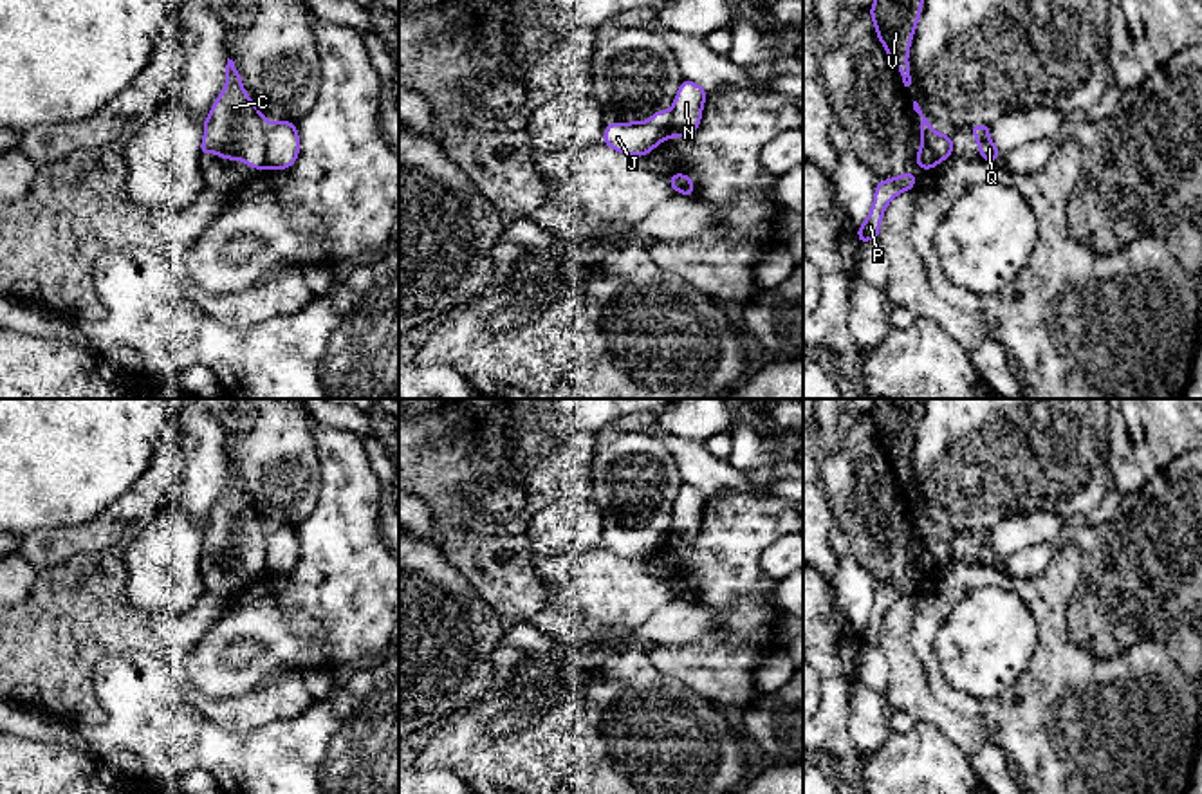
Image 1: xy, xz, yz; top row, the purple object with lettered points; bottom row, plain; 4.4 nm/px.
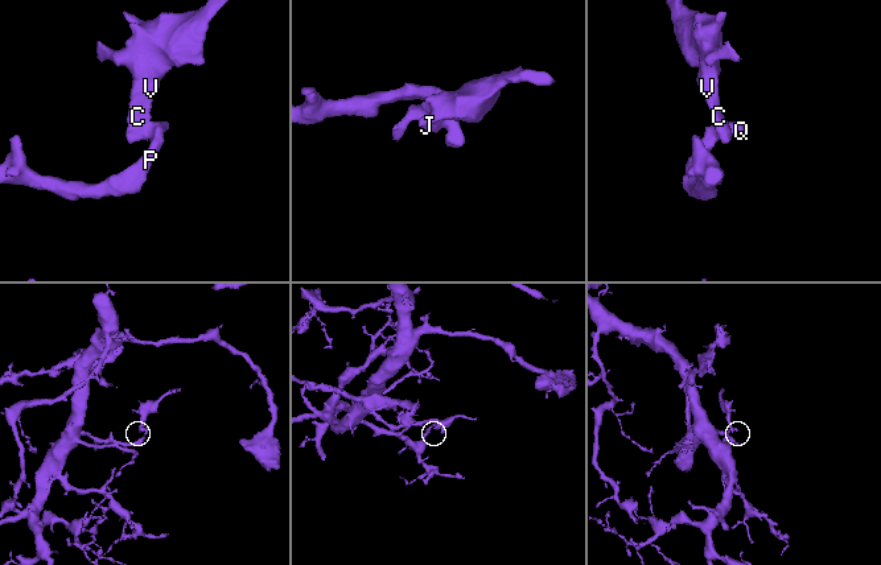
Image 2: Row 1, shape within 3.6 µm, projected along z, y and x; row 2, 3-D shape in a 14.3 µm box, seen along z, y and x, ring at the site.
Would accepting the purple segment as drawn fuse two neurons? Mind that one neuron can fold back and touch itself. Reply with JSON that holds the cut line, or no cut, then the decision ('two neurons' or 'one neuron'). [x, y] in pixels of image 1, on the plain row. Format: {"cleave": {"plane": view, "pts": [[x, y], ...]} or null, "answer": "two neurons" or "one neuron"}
{"cleave": {"plane": "xy", "pts": [[269, 529], [266, 544], [268, 571]]}, "answer": "two neurons"}

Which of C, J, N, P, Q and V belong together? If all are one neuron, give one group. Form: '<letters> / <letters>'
C J V / N P Q

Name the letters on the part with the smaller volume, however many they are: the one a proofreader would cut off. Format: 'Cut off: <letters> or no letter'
Cut off: C, J, V

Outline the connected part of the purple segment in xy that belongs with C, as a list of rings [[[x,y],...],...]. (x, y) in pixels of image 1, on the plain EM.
[[[227,462],[226,491],[204,523],[202,563],[209,556],[217,556],[220,563],[235,565],[238,561],[244,568],[267,576],[267,527],[244,494],[235,466]]]

